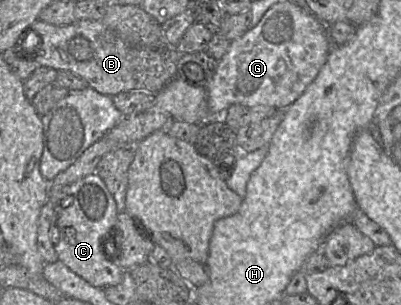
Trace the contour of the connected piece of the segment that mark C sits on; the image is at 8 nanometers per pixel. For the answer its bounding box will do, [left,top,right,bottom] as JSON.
[54,173,125,289]

